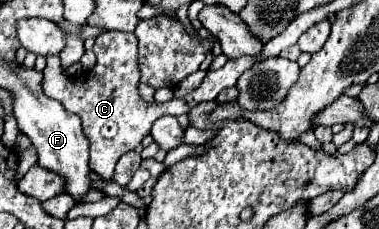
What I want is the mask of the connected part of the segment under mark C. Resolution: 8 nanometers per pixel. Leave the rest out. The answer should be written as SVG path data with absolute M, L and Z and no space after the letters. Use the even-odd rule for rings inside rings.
M105 31L95 39L93 53L97 57L97 63L93 69L83 71L77 77L67 77L61 69L61 59L57 55L47 57L47 67L43 71L43 91L45 95L57 99L63 103L63 107L69 113L75 113L81 117L83 131L91 143L91 159L89 167L93 173L97 173L105 183L113 181L113 171L119 161L119 157L127 151L133 151L145 135L151 133L151 125L161 115L181 115L189 113L195 105L205 101L215 101L219 91L233 87L243 71L247 71L253 65L251 57L227 61L217 71L207 71L203 83L189 95L181 99L171 99L167 103L145 103L137 93L139 83L139 61L137 61L137 37L135 33L123 33L123 31Z

